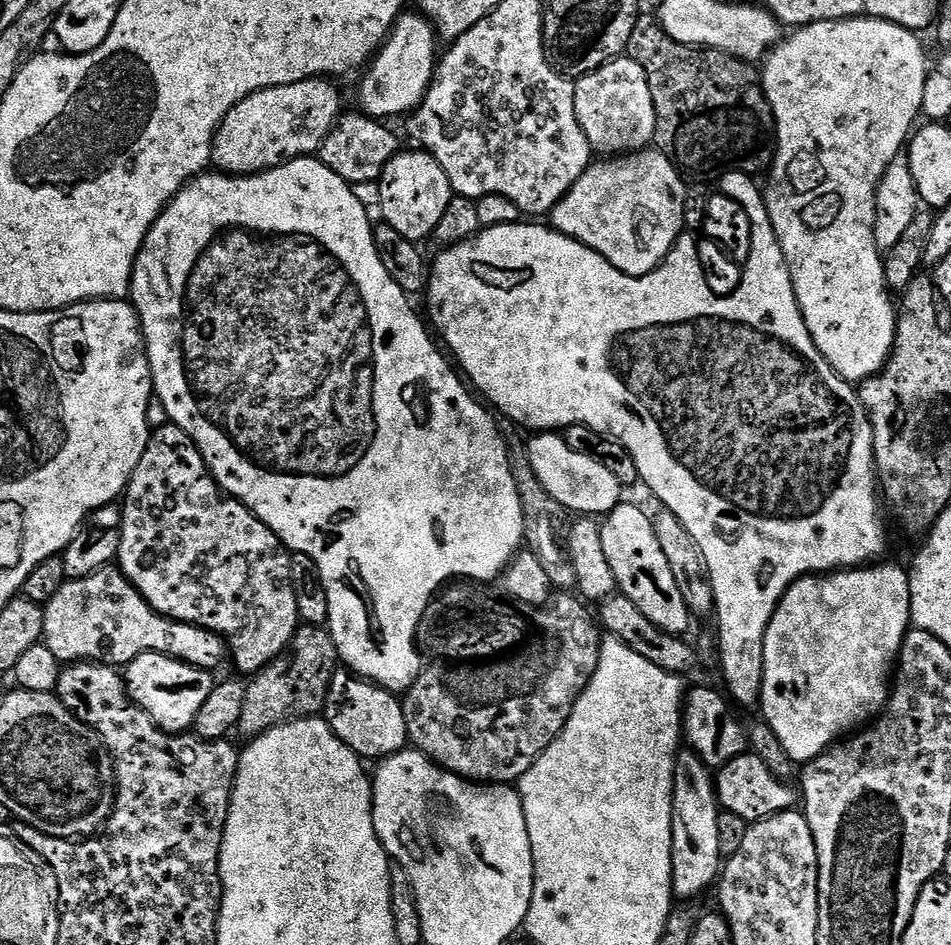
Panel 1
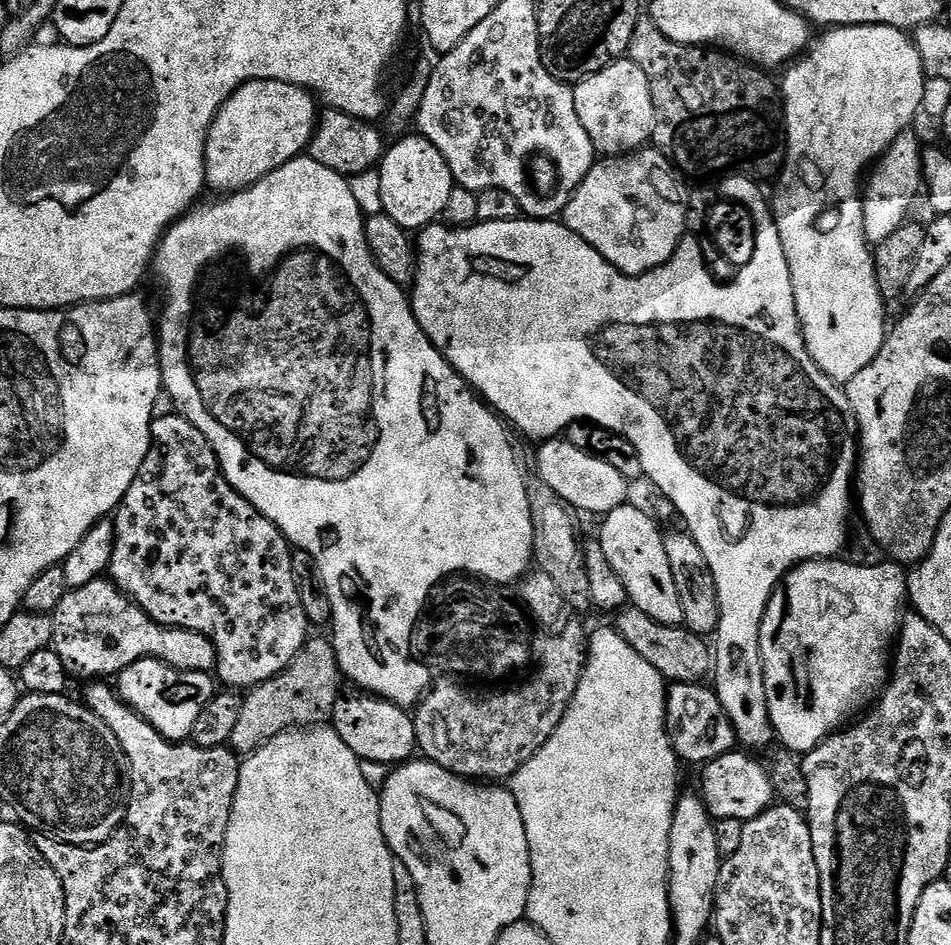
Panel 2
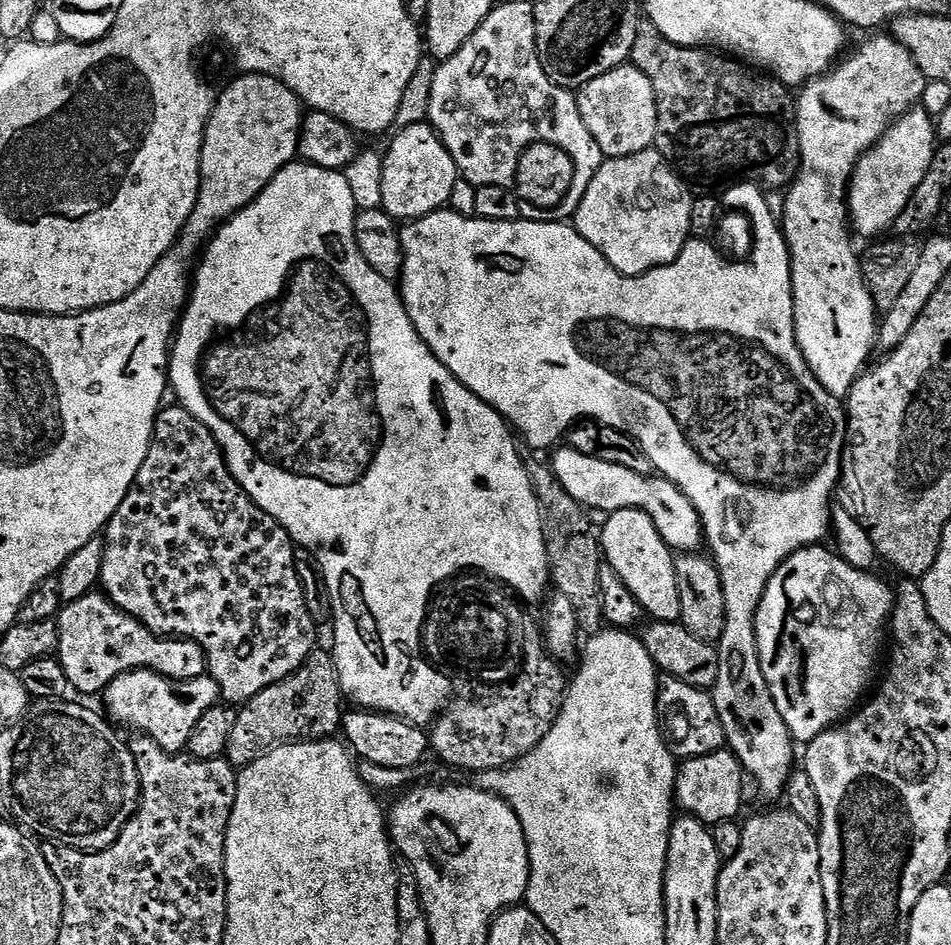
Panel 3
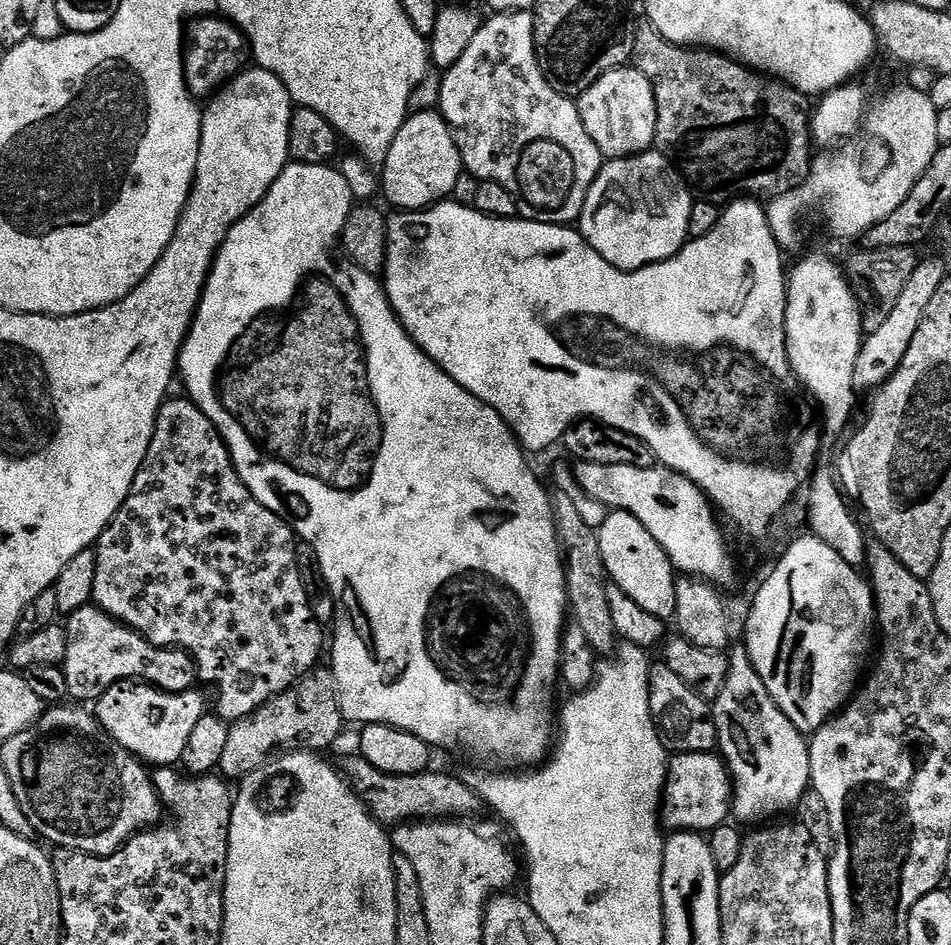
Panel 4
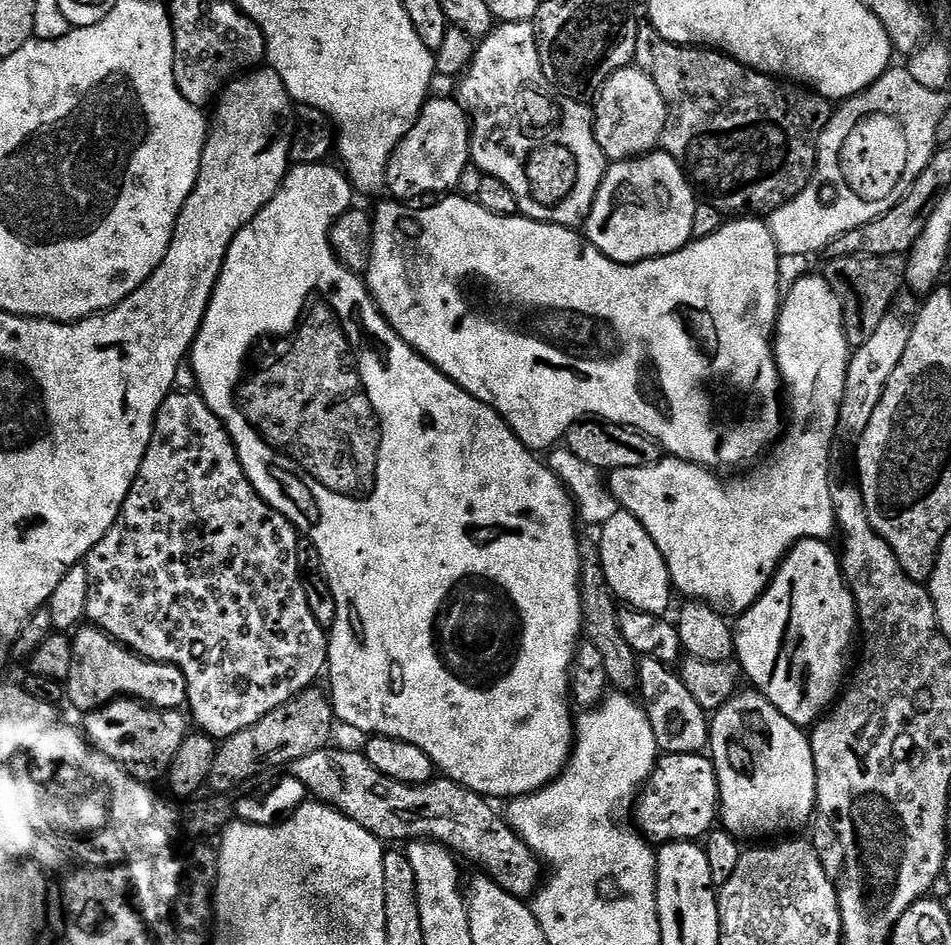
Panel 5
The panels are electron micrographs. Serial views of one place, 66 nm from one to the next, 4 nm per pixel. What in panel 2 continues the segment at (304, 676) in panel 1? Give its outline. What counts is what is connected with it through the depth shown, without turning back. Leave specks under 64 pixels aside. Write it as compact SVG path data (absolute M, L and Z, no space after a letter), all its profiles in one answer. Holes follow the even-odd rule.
M313 635L304 643L303 650L296 655L294 662L290 662L286 670L282 670L282 674L262 682L243 697L242 714L238 718L230 741L232 751L241 758L247 758L262 746L266 746L266 742L281 736L283 732L327 725L334 714L336 699L342 695L340 680L342 681L342 673L336 657L336 647L332 645L331 639L324 637L323 640L322 637Z

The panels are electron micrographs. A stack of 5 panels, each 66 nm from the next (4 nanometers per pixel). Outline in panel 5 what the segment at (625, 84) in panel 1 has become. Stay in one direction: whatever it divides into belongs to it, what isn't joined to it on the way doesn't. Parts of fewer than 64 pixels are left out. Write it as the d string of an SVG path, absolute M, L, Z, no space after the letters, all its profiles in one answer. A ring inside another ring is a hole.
M629 66L615 72L601 86L595 100L596 141L604 151L605 161L619 162L634 160L638 156L647 156L661 143L664 126L668 121L668 107L658 86L643 67Z

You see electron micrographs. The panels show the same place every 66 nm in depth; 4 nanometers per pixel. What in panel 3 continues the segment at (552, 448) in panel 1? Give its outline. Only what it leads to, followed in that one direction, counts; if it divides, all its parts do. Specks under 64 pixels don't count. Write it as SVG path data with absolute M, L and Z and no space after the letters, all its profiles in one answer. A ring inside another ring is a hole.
M567 446L560 450L552 460L552 472L557 480L555 483L577 505L585 509L597 508L603 514L611 514L623 508L636 508L652 519L669 548L685 553L701 547L700 516L690 498L686 498L686 494L682 494L676 484L671 484L659 474L643 476L634 470L626 470L626 466L614 466L614 462L602 462L593 456L583 456L578 454L578 450Z

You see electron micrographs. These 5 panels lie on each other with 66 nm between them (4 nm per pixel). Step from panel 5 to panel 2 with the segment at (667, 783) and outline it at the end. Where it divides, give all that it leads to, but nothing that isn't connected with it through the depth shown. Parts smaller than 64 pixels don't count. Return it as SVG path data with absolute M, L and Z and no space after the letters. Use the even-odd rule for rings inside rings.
M733 750L714 758L699 769L698 795L704 801L706 810L712 816L713 821L738 818L747 822L758 818L758 814L773 807L774 793L769 769L763 763L760 765L752 756L755 755L744 750Z

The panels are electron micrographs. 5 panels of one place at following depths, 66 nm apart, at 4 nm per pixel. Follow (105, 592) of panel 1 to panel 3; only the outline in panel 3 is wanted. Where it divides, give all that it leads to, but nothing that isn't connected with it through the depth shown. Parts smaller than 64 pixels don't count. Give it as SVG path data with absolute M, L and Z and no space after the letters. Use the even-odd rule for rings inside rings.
M100 590L88 592L77 600L67 601L60 609L56 629L59 636L56 647L58 659L62 670L66 670L68 687L73 693L81 692L84 696L92 696L95 692L96 695L103 693L104 689L110 686L110 682L114 682L114 678L139 668L148 668L151 672L157 672L166 678L181 682L203 676L208 671L208 659L202 646L198 646L193 640L155 636L142 622L138 622L130 614L117 608Z

